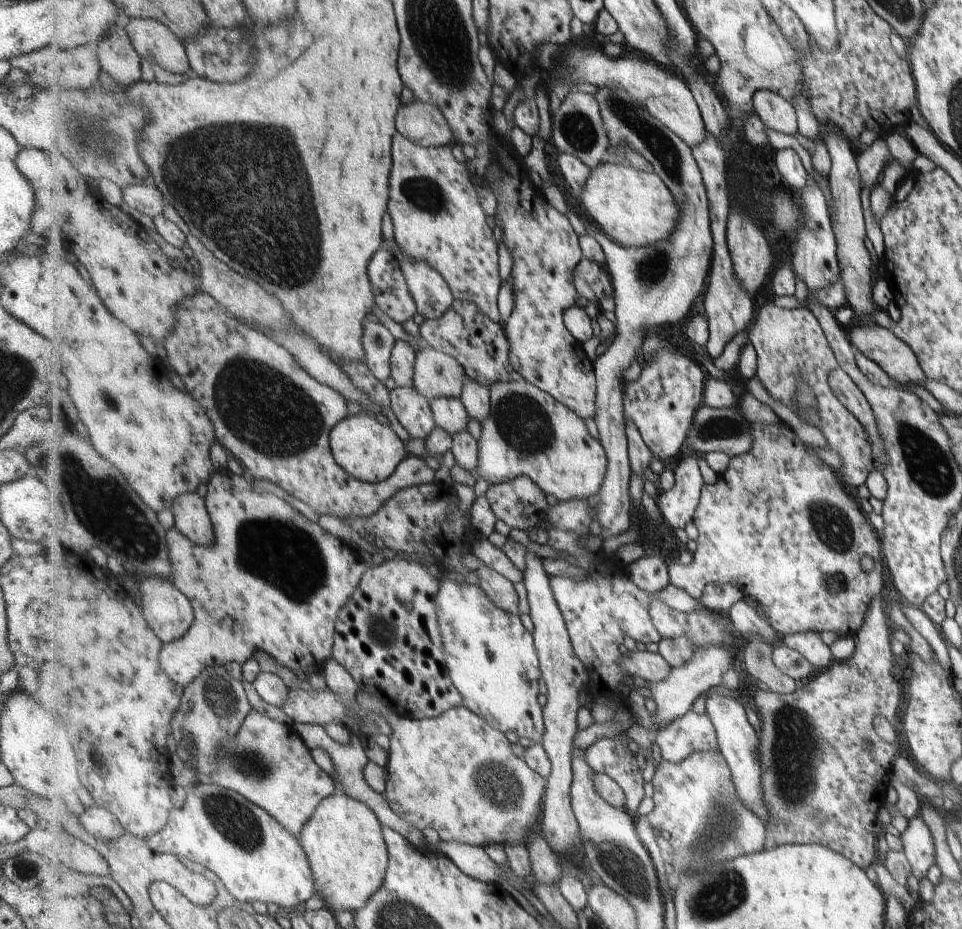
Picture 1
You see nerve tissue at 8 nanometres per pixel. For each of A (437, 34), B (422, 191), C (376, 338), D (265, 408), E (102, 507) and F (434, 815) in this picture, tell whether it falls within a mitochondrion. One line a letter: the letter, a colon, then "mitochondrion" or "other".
A: mitochondrion
B: mitochondrion
C: mitochondrion
D: mitochondrion
E: mitochondrion
F: other

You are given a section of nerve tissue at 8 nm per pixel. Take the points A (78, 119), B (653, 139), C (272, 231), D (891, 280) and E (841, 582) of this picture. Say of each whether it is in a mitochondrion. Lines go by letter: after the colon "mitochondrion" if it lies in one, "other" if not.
A: mitochondrion
B: mitochondrion
C: mitochondrion
D: other
E: other

